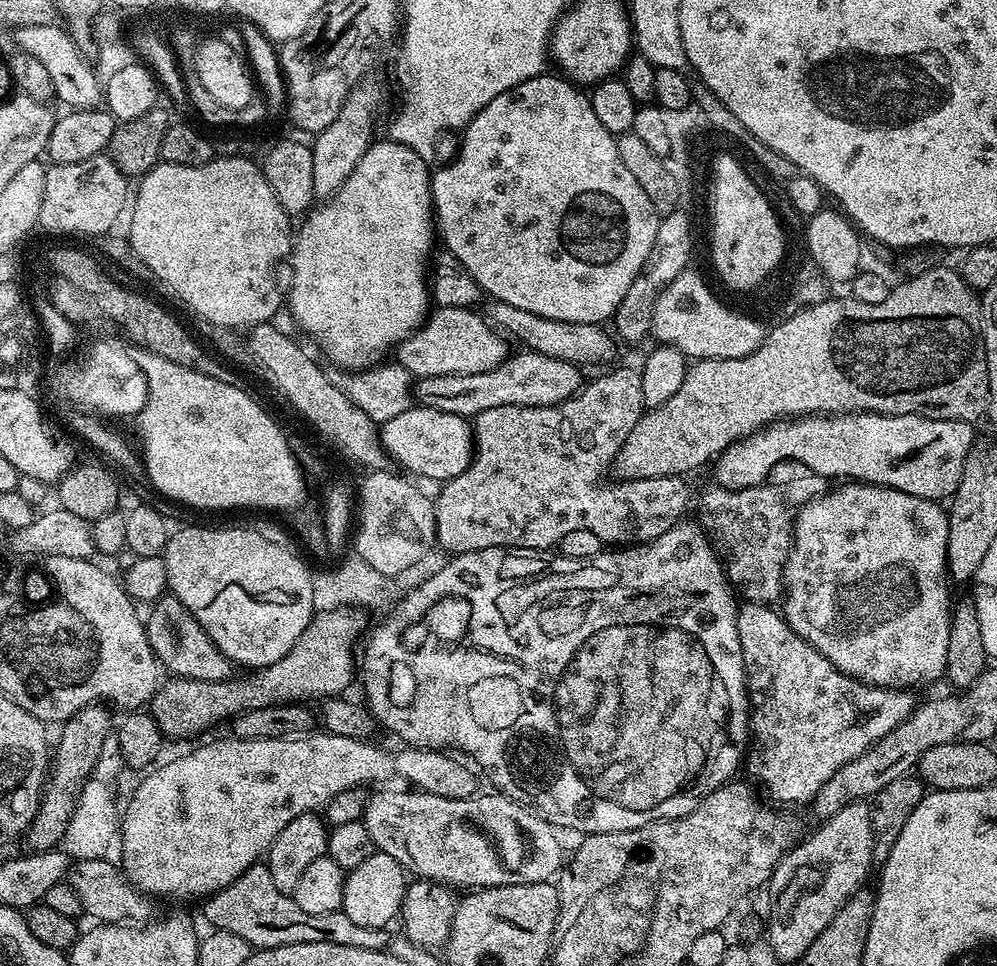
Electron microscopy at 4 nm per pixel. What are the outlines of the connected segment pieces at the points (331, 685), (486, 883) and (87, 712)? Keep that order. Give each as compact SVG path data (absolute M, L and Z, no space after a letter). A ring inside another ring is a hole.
M341 606L339 608L331 608L328 612L316 612L313 615L310 626L306 626L306 630L302 630L302 634L298 638L298 642L294 642L294 646L288 651L286 655L278 662L274 662L270 666L265 668L258 668L249 671L244 674L241 680L236 680L237 678L229 678L227 680L219 680L218 682L206 682L205 680L181 680L179 678L168 678L161 683L160 687L156 689L156 693L152 695L150 701L150 711L153 718L158 722L161 732L164 733L165 737L172 738L172 736L196 736L199 732L204 731L206 728L210 727L211 724L218 724L222 720L229 721L231 718L240 716L244 712L249 712L250 710L258 710L262 706L274 706L275 704L290 704L293 702L312 702L308 700L313 700L313 702L319 702L325 698L339 697L344 694L344 691L352 684L352 667L357 667L358 660L352 657L352 651L356 648L356 639L363 637L366 632L366 624L364 628L364 616L365 613L361 611L359 607L356 606Z
M376 790L376 792L367 797L364 805L364 814L362 821L369 836L372 839L373 849L390 854L390 858L397 860L403 866L405 873L411 874L413 877L433 882L439 882L449 886L455 886L460 890L481 889L490 887L500 887L503 884L520 884L520 883L549 883L561 871L562 865L566 860L566 852L560 849L560 840L557 829L547 824L542 817L537 816L531 808L519 804L517 800L512 800L503 794L491 794L492 796L483 796L477 794L475 796L467 796L465 800L458 798L442 798L438 794L430 794L423 790L407 790L408 792L384 792L388 790Z
M103 703L91 704L63 721L60 732L60 745L55 745L54 755L50 760L50 775L40 793L40 808L28 826L26 839L33 853L53 851L63 841L70 818L76 809L82 786L91 776L102 752L102 746L114 732L114 719ZM64 728L64 729L63 729Z

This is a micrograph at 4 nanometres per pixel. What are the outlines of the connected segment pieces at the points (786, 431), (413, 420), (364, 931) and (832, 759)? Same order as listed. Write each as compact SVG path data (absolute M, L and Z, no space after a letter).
M842 412L817 414L778 420L766 428L736 441L715 457L715 483L722 488L754 488L769 479L775 464L783 460L797 460L816 476L844 476L848 482L881 484L883 488L897 488L906 494L937 502L947 501L958 490L966 458L974 447L973 425L967 420L935 420L929 416L887 416L877 412Z
M411 406L396 418L381 423L378 428L380 444L393 461L405 468L413 477L425 476L428 480L453 480L474 455L474 428L465 417L446 414L442 410Z
M267 863L251 864L242 875L234 878L230 886L218 890L203 901L204 920L215 930L230 930L246 938L253 949L270 946L290 946L290 942L339 942L341 946L362 946L362 950L384 950L389 947L388 932L382 928L358 926L346 918L344 911L330 914L306 914L298 907L291 896L282 894L270 882L270 870Z
M755 602L741 603L736 609L736 625L738 626L738 642L740 643L738 650L744 659L744 674L748 689L748 703L750 705L750 739L746 745L746 768L748 764L749 774L754 779L760 780L761 786L768 791L769 798L767 797L767 799L769 801L775 802L780 806L792 806L788 804L804 803L804 805L807 805L809 802L815 800L818 790L846 762L858 758L863 752L873 748L886 734L890 734L890 730L897 728L915 710L918 700L917 697L912 697L913 693L911 691L903 688L883 688L882 686L867 684L861 680L854 679L852 676L848 676L842 670L838 670L834 666L834 662L830 662L830 658L826 658L814 646L810 646L810 642L806 642L801 636L794 634L792 627L784 621L783 615L777 609L775 612L774 609L775 607L766 604L757 604Z

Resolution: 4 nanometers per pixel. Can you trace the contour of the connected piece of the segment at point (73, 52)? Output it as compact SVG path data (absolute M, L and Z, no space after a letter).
M59 23L54 25L26 26L22 25L15 29L16 48L29 53L46 66L46 74L50 74L50 82L55 99L68 104L69 109L94 108L102 100L102 80L96 77L92 64L87 55L81 52L72 40L72 33L67 27Z

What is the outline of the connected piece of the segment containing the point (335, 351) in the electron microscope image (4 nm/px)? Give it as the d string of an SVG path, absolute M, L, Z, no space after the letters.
M387 138L379 140L377 139L368 145L358 162L358 166L354 166L350 178L346 178L346 182L342 182L342 186L338 186L336 193L327 197L323 202L317 203L303 217L302 223L304 225L301 228L299 225L290 253L293 284L290 285L286 293L286 308L292 314L295 327L301 328L310 339L317 340L321 350L330 359L348 366L346 368L350 370L365 369L380 364L387 357L384 355L388 351L389 355L400 341L408 337L409 332L416 331L430 312L430 257L434 252L434 247L432 248L432 240L434 244L434 213L432 210L430 168L417 152L410 150L410 146L399 144Z

